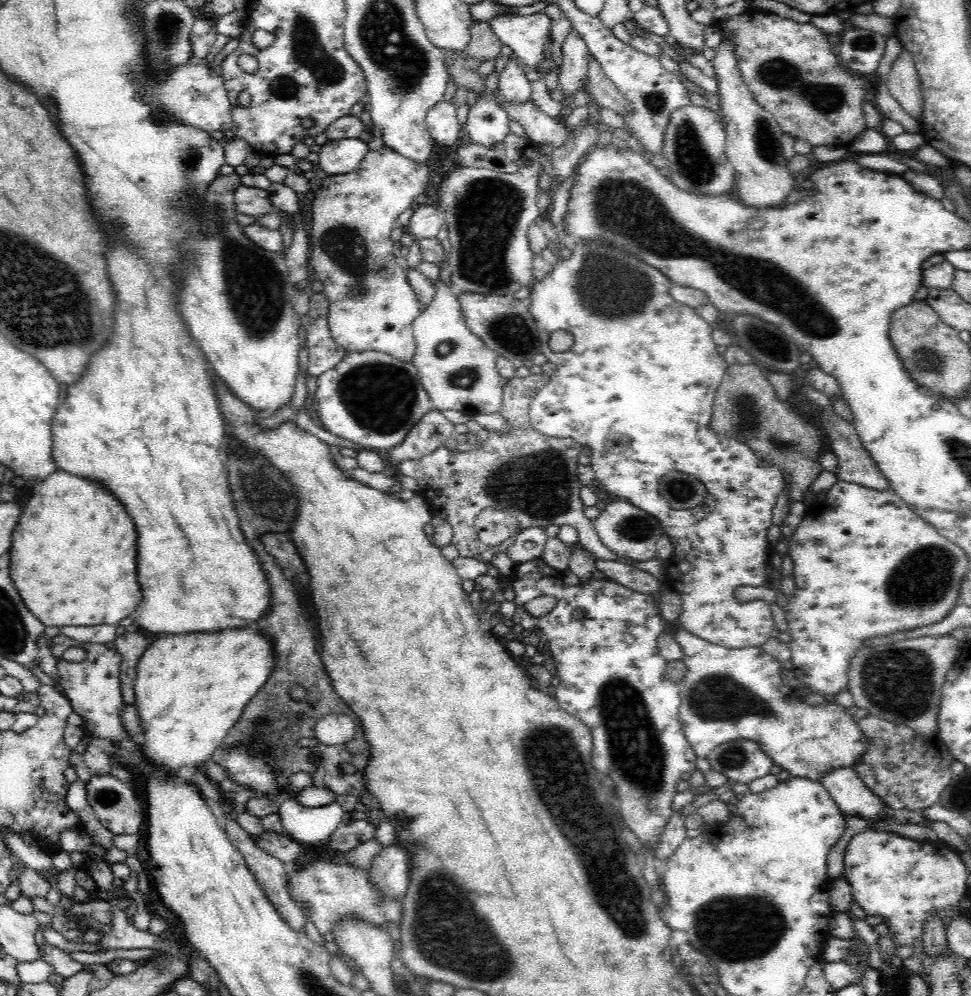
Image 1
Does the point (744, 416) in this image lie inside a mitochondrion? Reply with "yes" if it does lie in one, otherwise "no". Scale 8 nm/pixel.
yes

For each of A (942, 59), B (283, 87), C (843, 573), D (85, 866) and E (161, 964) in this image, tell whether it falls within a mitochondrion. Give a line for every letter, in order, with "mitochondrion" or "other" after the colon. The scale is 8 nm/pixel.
A: other
B: mitochondrion
C: other
D: other
E: mitochondrion

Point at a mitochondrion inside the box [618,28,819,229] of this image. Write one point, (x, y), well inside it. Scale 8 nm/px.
(694, 163)

